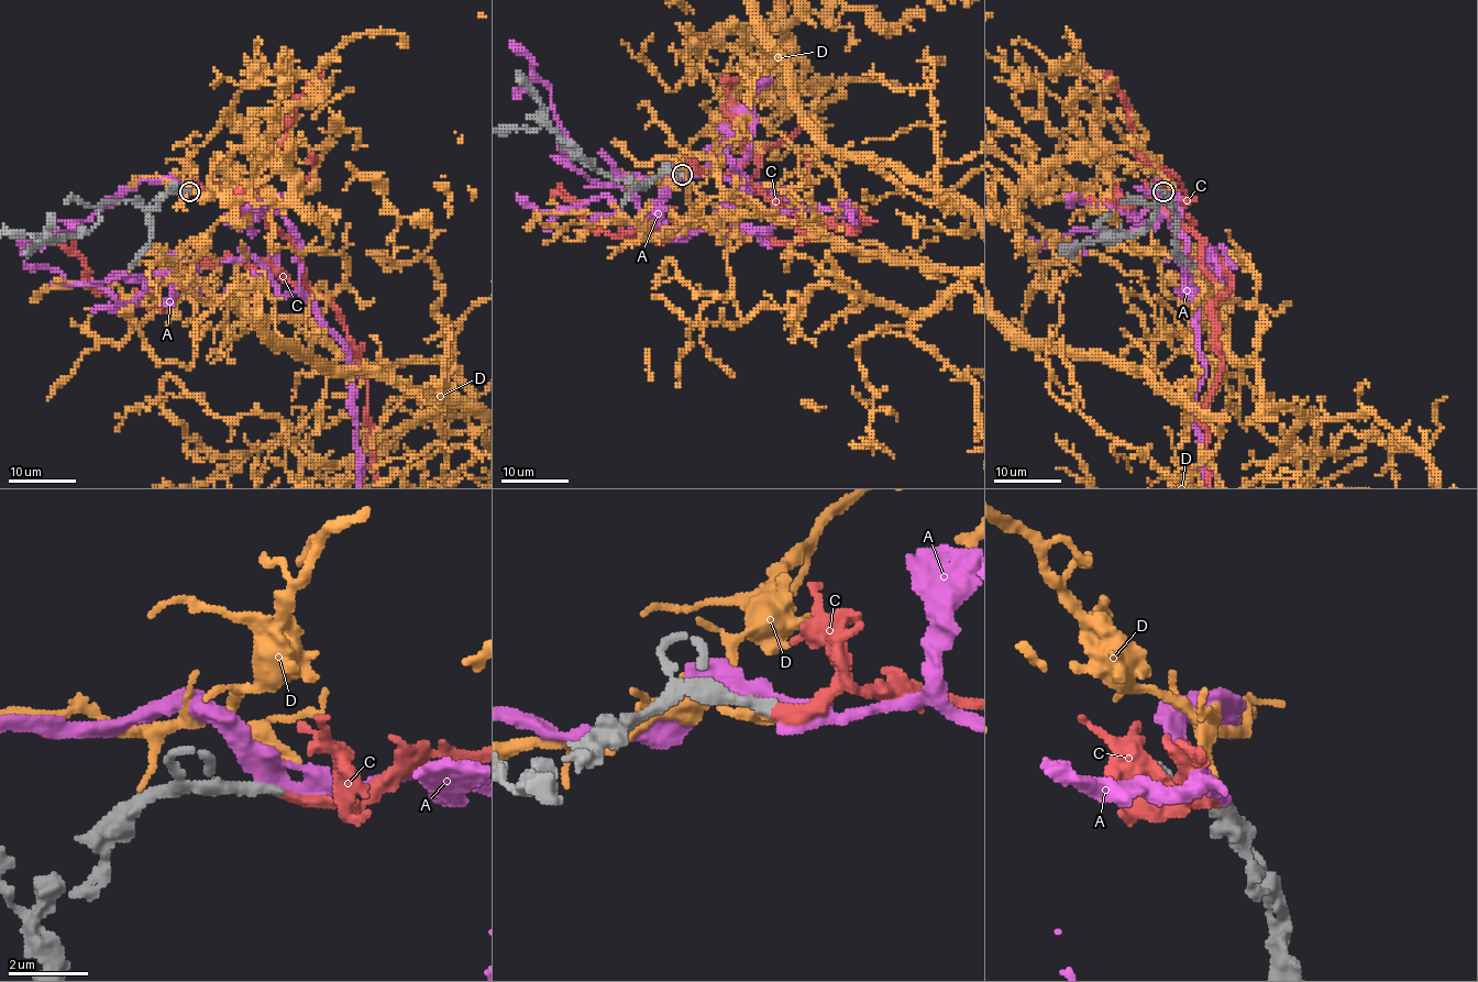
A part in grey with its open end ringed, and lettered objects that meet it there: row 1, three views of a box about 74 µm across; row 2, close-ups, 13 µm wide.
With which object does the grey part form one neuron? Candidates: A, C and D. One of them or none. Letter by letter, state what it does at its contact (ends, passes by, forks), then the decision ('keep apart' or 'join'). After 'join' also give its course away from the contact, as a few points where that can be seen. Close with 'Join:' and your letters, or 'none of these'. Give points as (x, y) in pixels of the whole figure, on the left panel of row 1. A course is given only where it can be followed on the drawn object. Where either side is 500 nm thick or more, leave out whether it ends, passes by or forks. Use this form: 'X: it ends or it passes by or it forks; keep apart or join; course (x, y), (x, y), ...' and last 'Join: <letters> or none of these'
A: it passes by; keep apart
C: it ends; join
D: it ends; keep apart
Join: C

